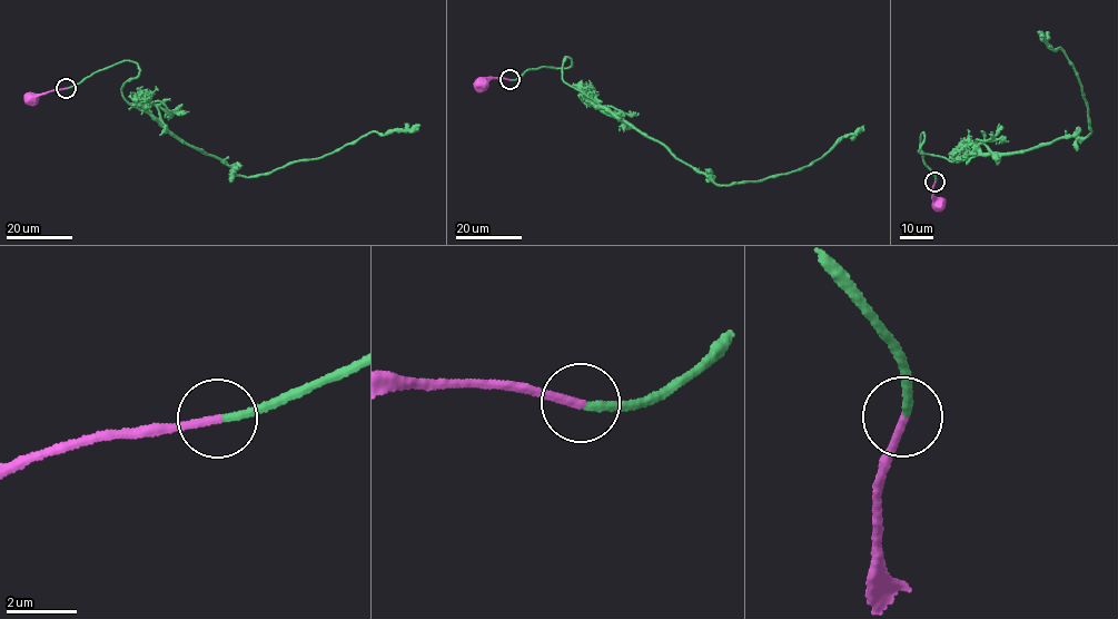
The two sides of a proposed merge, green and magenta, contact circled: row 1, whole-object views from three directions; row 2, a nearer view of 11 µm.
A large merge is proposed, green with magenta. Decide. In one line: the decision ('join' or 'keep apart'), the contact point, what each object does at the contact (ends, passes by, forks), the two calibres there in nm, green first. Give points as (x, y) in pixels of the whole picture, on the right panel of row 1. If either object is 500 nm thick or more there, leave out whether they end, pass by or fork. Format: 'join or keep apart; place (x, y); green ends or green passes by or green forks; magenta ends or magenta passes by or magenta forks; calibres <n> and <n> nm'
join; place (935, 182); green ends; magenta ends; calibres 240 and 240 nm

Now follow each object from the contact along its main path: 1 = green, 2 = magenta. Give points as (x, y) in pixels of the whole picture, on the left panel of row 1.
1: (66, 88), (134, 61), (139, 74), (120, 89), (126, 101), (251, 177), (320, 158), (373, 131), (421, 125)
2: (66, 88), (32, 98)

